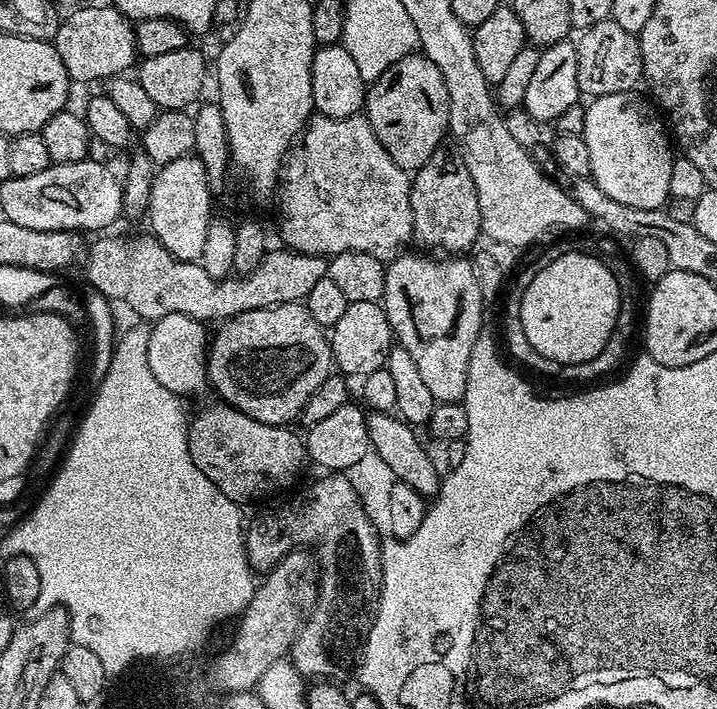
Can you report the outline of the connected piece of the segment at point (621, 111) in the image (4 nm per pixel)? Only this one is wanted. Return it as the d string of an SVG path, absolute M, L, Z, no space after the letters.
M619 92L618 94L606 94L605 96L597 96L591 101L592 105L587 105L584 108L584 141L590 150L590 166L592 167L591 178L596 181L596 184L616 202L625 204L626 206L638 207L644 211L652 209L663 209L667 205L670 197L668 191L670 190L670 166L674 159L674 152L668 149L668 140L670 144L670 136L666 131L666 124L659 115L655 116L654 113L648 112L648 108L640 100L635 100L635 95Z

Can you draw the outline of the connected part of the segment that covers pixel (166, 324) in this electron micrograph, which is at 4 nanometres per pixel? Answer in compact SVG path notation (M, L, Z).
M170 314L155 321L148 337L147 361L154 378L177 396L200 394L209 385L207 369L207 350L210 346L207 325L188 315Z

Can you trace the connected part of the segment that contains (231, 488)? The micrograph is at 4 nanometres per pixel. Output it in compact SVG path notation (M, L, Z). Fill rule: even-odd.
M223 401L214 402L189 423L188 449L198 470L239 504L290 485L306 465L307 447L303 437L289 427L258 422Z

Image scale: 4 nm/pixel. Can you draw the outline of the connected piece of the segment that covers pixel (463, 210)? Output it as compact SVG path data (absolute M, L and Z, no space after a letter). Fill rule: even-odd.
M445 150L436 151L433 156L422 165L421 168L417 168L414 175L410 180L410 187L408 193L410 194L410 210L412 211L412 230L415 239L429 240L436 248L441 248L441 253L444 254L464 254L468 247L475 242L476 239L481 239L482 233L480 230L480 207L478 206L478 194L476 193L476 187L474 182L470 178L470 170L466 170L466 162L460 157L459 151L451 150L452 152L444 152Z

